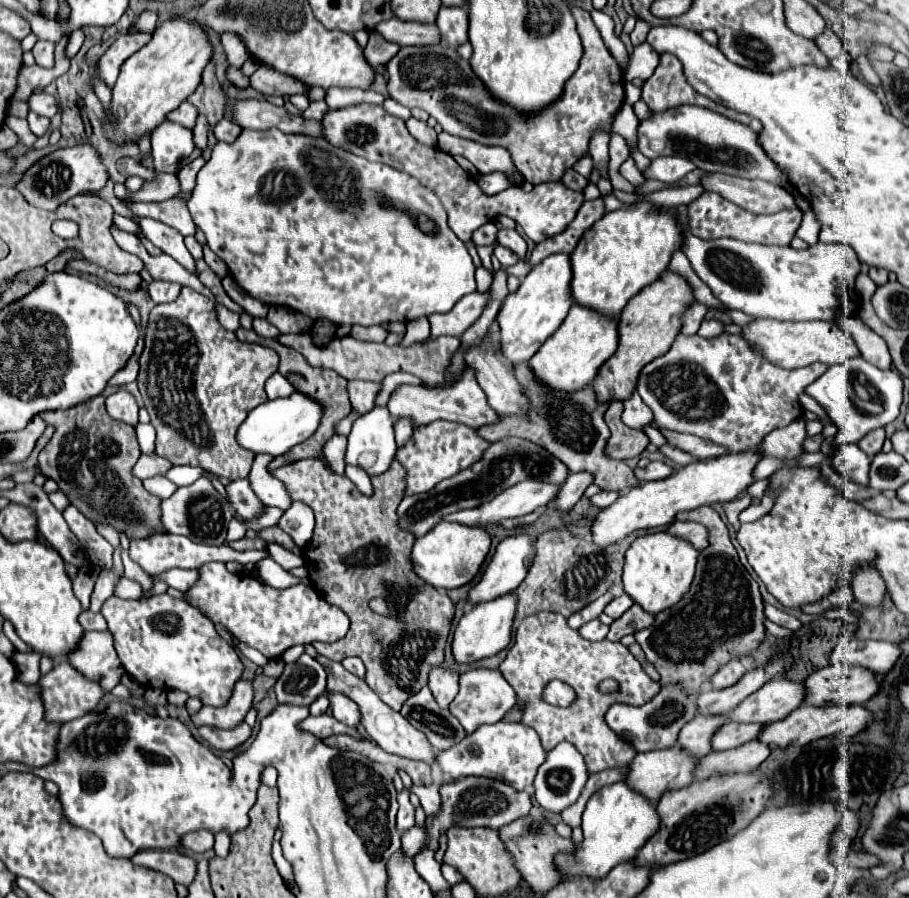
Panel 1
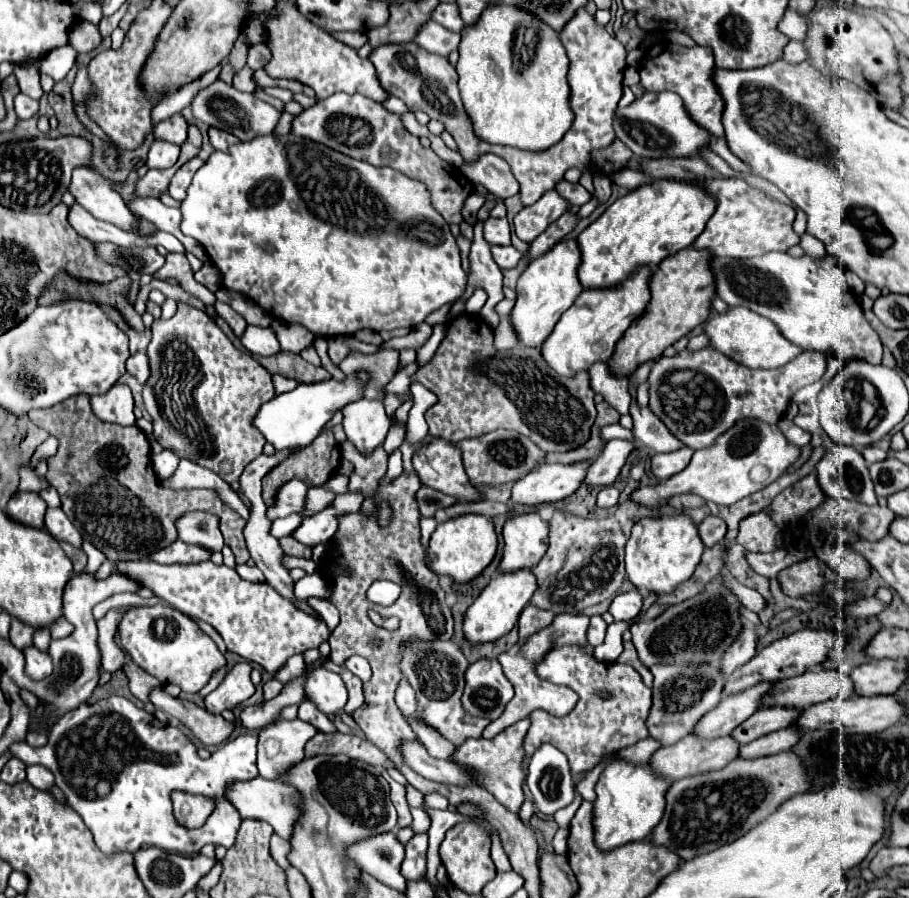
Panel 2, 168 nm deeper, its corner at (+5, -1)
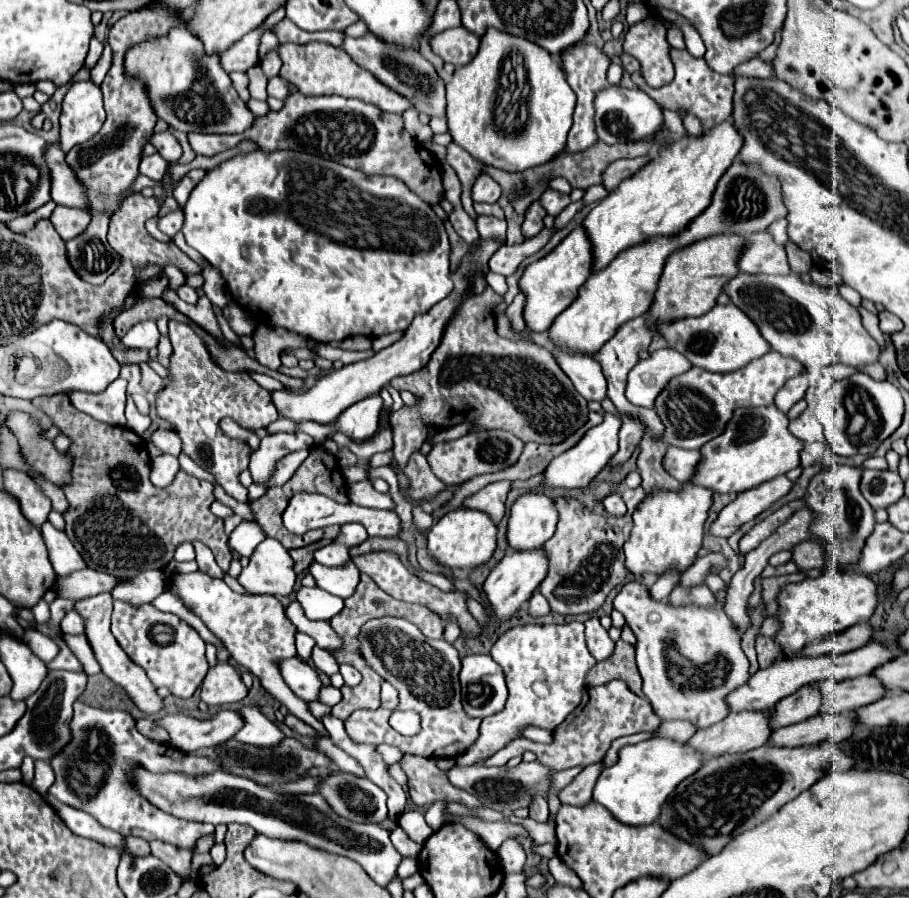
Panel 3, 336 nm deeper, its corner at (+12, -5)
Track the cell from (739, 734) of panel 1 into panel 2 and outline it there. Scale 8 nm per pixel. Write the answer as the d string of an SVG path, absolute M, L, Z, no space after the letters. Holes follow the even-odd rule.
M765 706L761 710L757 710L747 722L737 726L733 730L733 734L735 734L735 738L739 738L739 742L747 744L747 742L757 740L759 736L765 736L779 728L791 726L799 718L799 714L801 714L801 710L795 710L795 708Z

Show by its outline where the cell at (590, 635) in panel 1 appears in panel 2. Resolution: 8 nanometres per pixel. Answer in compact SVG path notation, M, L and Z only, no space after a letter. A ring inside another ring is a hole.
M591 616L591 626L589 626L589 632L587 632L587 638L591 642L591 646L599 646L603 644L605 640L605 630L607 630L607 624L601 616Z

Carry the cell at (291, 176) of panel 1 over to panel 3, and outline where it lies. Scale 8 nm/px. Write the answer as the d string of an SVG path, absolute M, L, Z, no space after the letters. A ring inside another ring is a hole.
M254 150L224 160L220 166L208 170L206 176L196 184L196 190L192 190L192 194L188 196L188 202L184 206L182 234L194 250L198 250L214 268L220 270L232 298L252 316L262 314L260 324L280 326L324 344L338 342L358 334L376 338L396 330L406 330L418 314L426 314L434 304L444 300L454 286L450 280L450 264L448 264L450 242L444 230L444 222L434 214L434 210L424 200L420 200L414 192L410 192L408 186L404 186L404 182L392 176L366 176L364 172L352 170L338 162L294 150L274 150L274 152ZM244 246L248 246L246 256L242 256Z

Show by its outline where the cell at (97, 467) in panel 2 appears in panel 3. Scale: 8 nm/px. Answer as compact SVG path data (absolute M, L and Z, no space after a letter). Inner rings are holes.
M56 394L56 396L42 396L32 400L36 408L40 408L46 416L50 416L52 424L60 428L64 436L72 440L68 448L68 456L72 458L72 470L70 470L70 482L62 486L66 500L68 500L68 510L62 514L66 528L64 532L84 558L88 568L114 574L120 578L134 578L142 570L152 570L152 568L164 568L176 550L178 544L182 542L192 542L192 540L202 540L216 556L216 562L222 570L228 570L230 566L230 550L226 546L226 532L224 532L224 520L214 516L210 512L210 504L216 500L214 498L214 486L210 482L198 480L184 470L178 472L176 480L172 486L160 490L156 488L148 474L150 474L150 456L146 452L146 442L140 438L136 432L124 428L124 426L108 426L102 422L96 422L88 414L76 410L68 398L68 394Z

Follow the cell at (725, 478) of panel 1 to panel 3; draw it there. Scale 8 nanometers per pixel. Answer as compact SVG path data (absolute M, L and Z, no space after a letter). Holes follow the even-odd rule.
M774 404L758 408L738 408L726 430L700 448L700 466L690 484L704 486L716 494L740 494L800 466L802 442L788 432L788 418Z

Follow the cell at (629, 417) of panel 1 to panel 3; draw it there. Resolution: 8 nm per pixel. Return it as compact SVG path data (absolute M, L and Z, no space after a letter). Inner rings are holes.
M552 350L552 352L556 356L560 368L572 380L574 388L586 400L598 400L598 402L602 402L606 398L604 374L600 370L600 364L592 356L570 354L570 352L560 352L560 350Z

